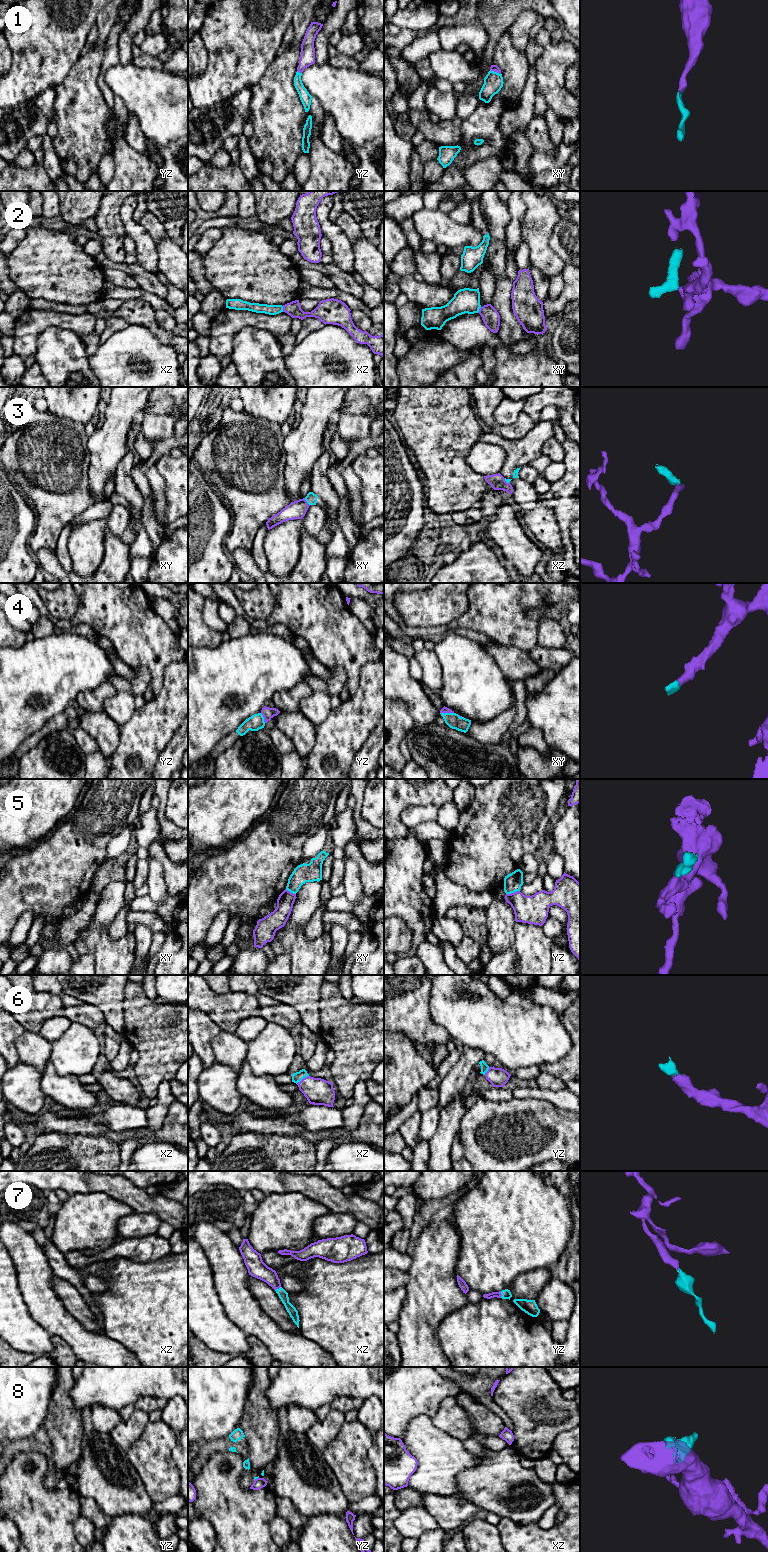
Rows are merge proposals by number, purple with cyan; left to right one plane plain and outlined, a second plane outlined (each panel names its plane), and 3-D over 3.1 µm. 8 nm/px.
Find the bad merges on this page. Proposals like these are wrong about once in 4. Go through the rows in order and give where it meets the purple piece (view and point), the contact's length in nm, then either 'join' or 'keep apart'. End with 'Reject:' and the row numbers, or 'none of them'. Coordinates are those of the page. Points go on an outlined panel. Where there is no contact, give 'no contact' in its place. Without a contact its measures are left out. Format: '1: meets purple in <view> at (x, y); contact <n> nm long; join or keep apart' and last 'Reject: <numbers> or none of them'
1: meets purple in xy at (495, 71); contact 100 nm long; join
2: meets purple in xz at (283, 309); contact 50 nm long; keep apart
3: meets purple in xy at (306, 502); contact 80 nm long; keep apart
4: meets purple in xy at (447, 712); contact 110 nm long; join
5: meets purple in yz at (512, 893); contact 120 nm long; keep apart
6: meets purple in xz at (303, 1078); contact 120 nm long; join
7: meets purple in yz at (501, 1294); contact 60 nm long; join
8: meets purple in yz at (257, 1478); contact 50 nm long; keep apart
Reject: 2, 3, 5, 8

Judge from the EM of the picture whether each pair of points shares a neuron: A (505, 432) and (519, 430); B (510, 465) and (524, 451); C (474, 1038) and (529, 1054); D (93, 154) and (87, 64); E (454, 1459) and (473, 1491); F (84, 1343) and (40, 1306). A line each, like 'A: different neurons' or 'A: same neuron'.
A: same neuron
B: same neuron
C: same neuron
D: same neuron
E: different neurons
F: same neuron

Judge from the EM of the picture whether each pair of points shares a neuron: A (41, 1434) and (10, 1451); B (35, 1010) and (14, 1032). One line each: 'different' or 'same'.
A: same
B: different

